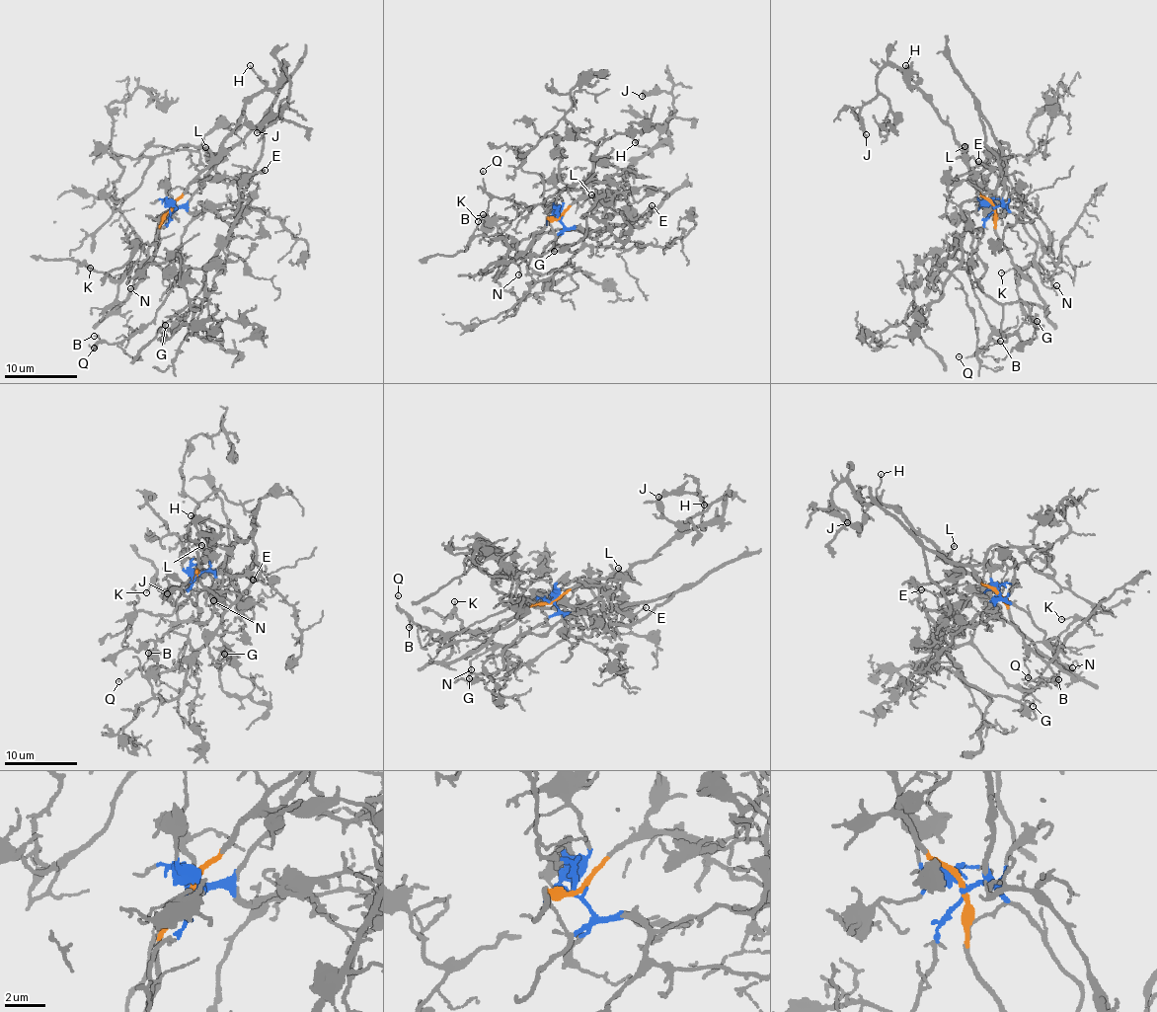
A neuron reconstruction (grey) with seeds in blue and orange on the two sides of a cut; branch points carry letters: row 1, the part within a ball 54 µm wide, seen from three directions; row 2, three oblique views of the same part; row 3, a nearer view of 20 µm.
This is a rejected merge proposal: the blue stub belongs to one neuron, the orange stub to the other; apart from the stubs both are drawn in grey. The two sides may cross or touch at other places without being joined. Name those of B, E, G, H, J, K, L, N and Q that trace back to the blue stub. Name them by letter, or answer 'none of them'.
B, G, K, N, Q

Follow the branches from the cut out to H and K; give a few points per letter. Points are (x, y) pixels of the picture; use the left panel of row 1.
H: (171, 209), (211, 162), (243, 110), (265, 88), (250, 65)
K: (171, 209), (176, 208), (157, 227), (148, 254), (133, 261), (120, 279), (112, 279), (90, 267)

